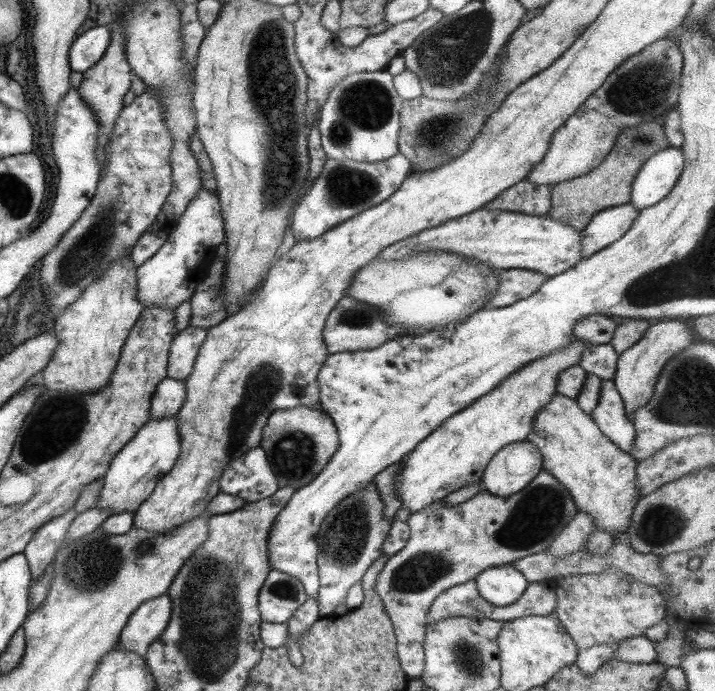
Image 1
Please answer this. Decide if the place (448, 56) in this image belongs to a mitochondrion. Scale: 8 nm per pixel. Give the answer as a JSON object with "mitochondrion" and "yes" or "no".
{"mitochondrion":"yes"}

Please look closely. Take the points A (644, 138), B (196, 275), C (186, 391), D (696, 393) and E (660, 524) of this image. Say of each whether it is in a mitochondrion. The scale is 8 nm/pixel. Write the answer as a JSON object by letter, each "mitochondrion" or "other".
{"A":"mitochondrion","B":"other","C":"other","D":"mitochondrion","E":"mitochondrion"}

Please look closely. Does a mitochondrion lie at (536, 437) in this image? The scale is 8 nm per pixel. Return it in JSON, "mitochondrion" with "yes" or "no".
{"mitochondrion":"no"}

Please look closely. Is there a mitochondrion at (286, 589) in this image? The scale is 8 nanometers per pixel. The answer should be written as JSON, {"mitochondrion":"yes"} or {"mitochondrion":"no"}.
{"mitochondrion":"yes"}

